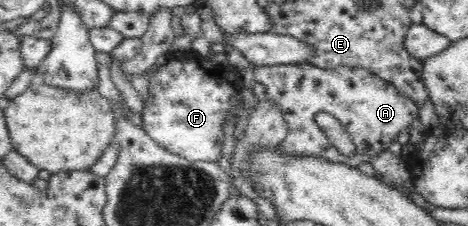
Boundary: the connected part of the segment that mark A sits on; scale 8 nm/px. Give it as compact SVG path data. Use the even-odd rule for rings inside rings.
M309 62L276 63L272 66L254 67L258 92L267 98L281 113L286 125L286 137L277 146L287 158L312 156L334 164L346 164L357 168L362 162L378 159L380 153L390 148L392 140L409 130L418 116L414 101L398 92L398 89L364 68L334 68L324 70ZM328 112L338 118L356 145L356 156L348 158L331 145L322 128L316 122L316 114Z

